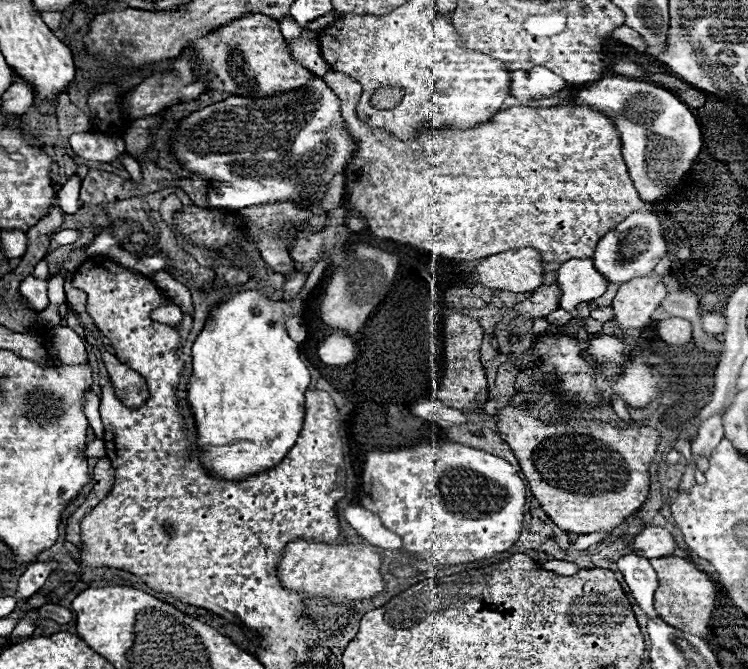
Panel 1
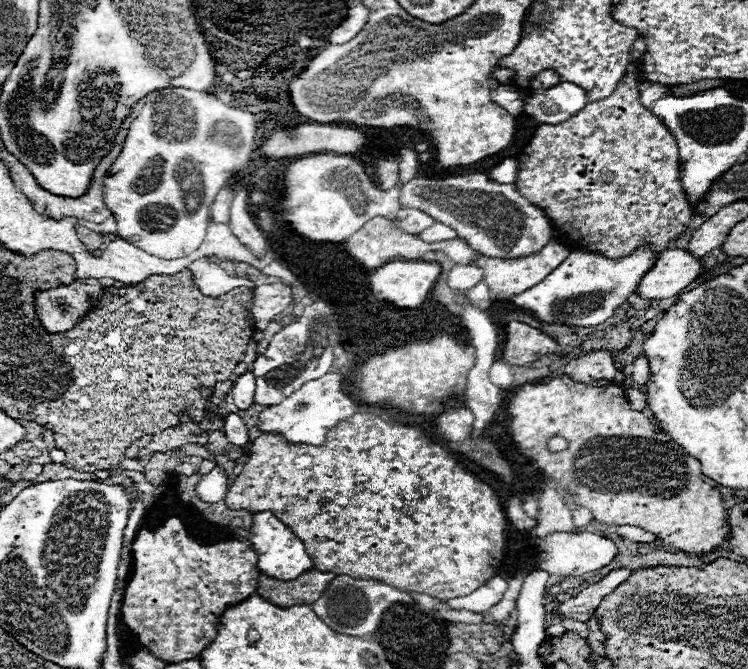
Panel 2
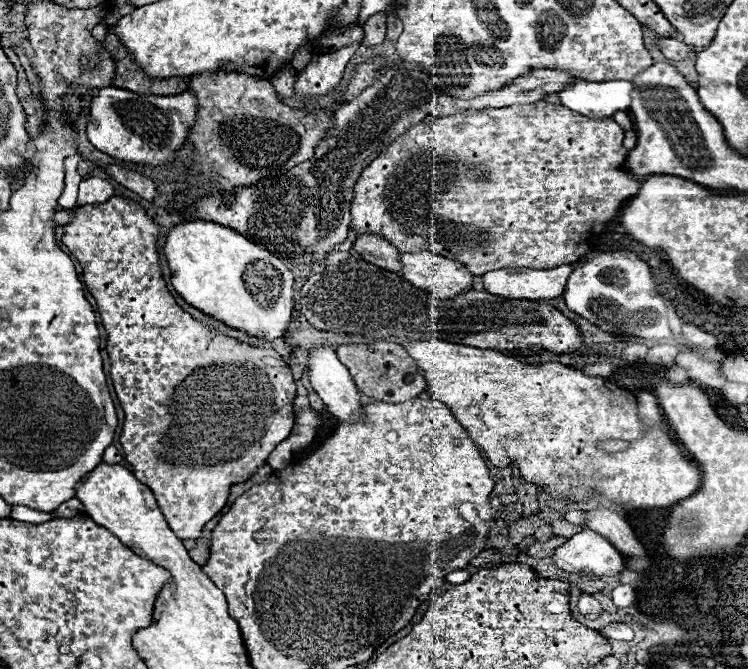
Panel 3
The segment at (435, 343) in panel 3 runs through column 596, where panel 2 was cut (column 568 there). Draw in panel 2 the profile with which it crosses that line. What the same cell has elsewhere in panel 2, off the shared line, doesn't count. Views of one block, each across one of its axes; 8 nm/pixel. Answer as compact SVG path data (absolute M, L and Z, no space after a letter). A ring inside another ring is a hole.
M562 374L546 384L524 384L508 398L506 412L508 432L520 454L532 460L552 482L562 486L574 504L588 508L594 520L610 526L638 526L688 556L706 556L728 540L730 526L722 494L702 480L700 462L688 456L680 444L654 426L642 412L632 410L624 390L614 382L600 380L582 384ZM550 436L566 438L568 448L556 454L548 452L546 444Z

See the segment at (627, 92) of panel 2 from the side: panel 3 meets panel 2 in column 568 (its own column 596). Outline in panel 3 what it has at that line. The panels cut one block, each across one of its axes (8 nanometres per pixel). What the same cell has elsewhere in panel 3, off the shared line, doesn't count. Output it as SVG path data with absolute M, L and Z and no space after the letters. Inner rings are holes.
M538 100L532 104L516 104L510 108L484 108L484 110L466 110L458 112L454 116L442 116L442 118L428 118L422 124L416 124L414 128L406 130L398 140L388 144L386 150L378 154L360 174L354 186L354 198L352 198L352 230L358 234L378 234L380 238L386 238L392 242L402 254L404 252L420 252L430 250L446 258L456 258L458 262L468 264L468 268L474 272L474 276L482 276L490 270L500 268L538 268L544 270L548 266L564 266L574 264L586 254L594 250L594 246L582 246L582 244L594 244L602 232L602 228L620 212L628 200L632 200L640 188L640 180L636 180L632 174L628 174L622 166L624 158L628 156L628 150L622 146L624 130L614 122L612 116L608 118L584 118L582 114L576 114L572 110L564 110L564 106L550 104L546 100Z

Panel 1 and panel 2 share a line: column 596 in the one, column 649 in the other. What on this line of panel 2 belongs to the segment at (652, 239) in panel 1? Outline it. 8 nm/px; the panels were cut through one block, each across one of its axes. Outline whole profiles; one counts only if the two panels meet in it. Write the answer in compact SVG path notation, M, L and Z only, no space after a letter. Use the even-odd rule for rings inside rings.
M640 246L632 254L622 258L606 258L600 252L574 250L568 258L552 272L544 282L532 286L524 294L512 298L518 308L530 310L536 318L552 324L564 326L598 326L610 320L628 296L632 296L644 278L644 274L656 264L660 252L654 252L650 246Z

